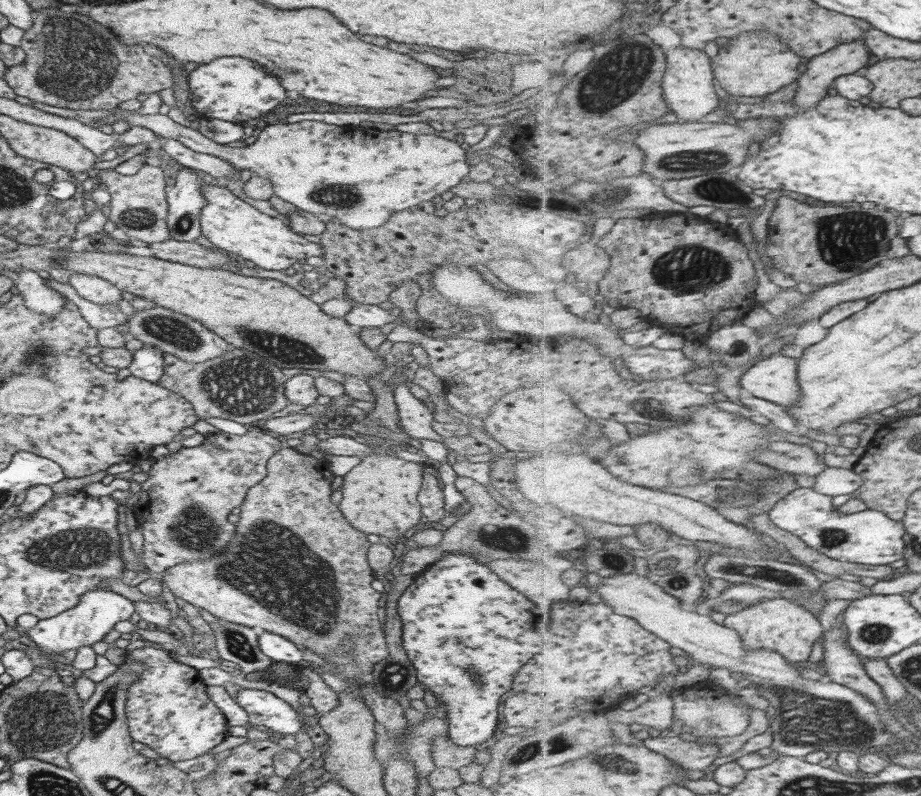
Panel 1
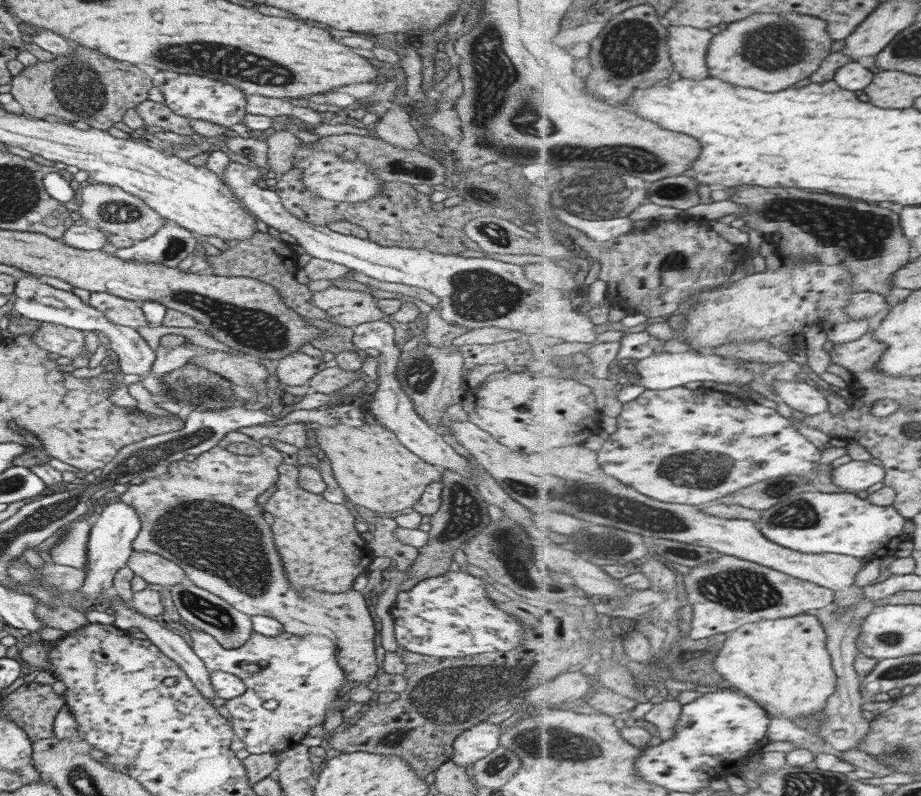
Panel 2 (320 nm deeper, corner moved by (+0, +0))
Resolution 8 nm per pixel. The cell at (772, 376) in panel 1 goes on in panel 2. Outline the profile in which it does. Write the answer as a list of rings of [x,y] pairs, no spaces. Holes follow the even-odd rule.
[[[773,381],[771,384],[776,395],[797,415],[819,416],[828,411],[829,402],[825,394],[809,381]]]

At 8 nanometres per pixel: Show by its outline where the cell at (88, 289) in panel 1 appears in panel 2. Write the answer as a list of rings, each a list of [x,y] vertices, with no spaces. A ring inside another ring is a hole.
[[[90,292],[89,305],[111,323],[128,326],[133,329],[148,326],[148,322],[140,309],[141,301],[132,301],[106,292]]]

